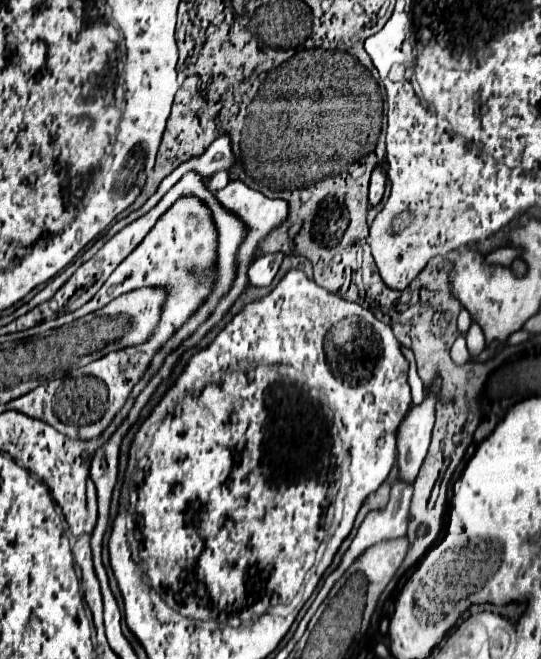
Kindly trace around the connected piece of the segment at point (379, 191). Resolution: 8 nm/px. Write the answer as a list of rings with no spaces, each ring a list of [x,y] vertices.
[[[380,162],[380,166],[376,166],[374,172],[372,172],[372,178],[370,178],[370,194],[368,194],[372,206],[378,204],[380,198],[382,198],[382,194],[384,194],[384,188],[386,188],[386,182],[388,182],[386,168],[388,168],[388,164],[386,162]]]

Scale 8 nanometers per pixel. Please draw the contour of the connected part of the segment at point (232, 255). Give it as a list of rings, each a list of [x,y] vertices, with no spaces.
[[[218,202],[218,206],[220,206],[220,216],[216,220],[216,226],[218,226],[218,278],[216,278],[216,286],[214,286],[210,300],[204,306],[200,306],[200,310],[188,320],[188,324],[184,324],[176,332],[176,334],[184,332],[184,336],[182,336],[184,340],[188,340],[198,330],[198,326],[202,326],[210,318],[210,314],[216,310],[218,302],[230,292],[230,288],[236,280],[236,254],[248,236],[246,222],[238,214],[232,214],[220,202]]]

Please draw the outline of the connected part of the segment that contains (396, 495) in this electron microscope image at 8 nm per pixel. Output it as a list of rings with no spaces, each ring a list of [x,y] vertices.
[[[396,480],[392,484],[392,490],[390,490],[388,508],[384,508],[378,514],[366,514],[366,518],[360,524],[350,548],[344,552],[342,562],[336,568],[336,570],[340,570],[340,576],[368,546],[372,546],[380,540],[386,540],[386,538],[396,538],[396,536],[406,534],[412,490],[414,490],[414,486],[410,482]]]

